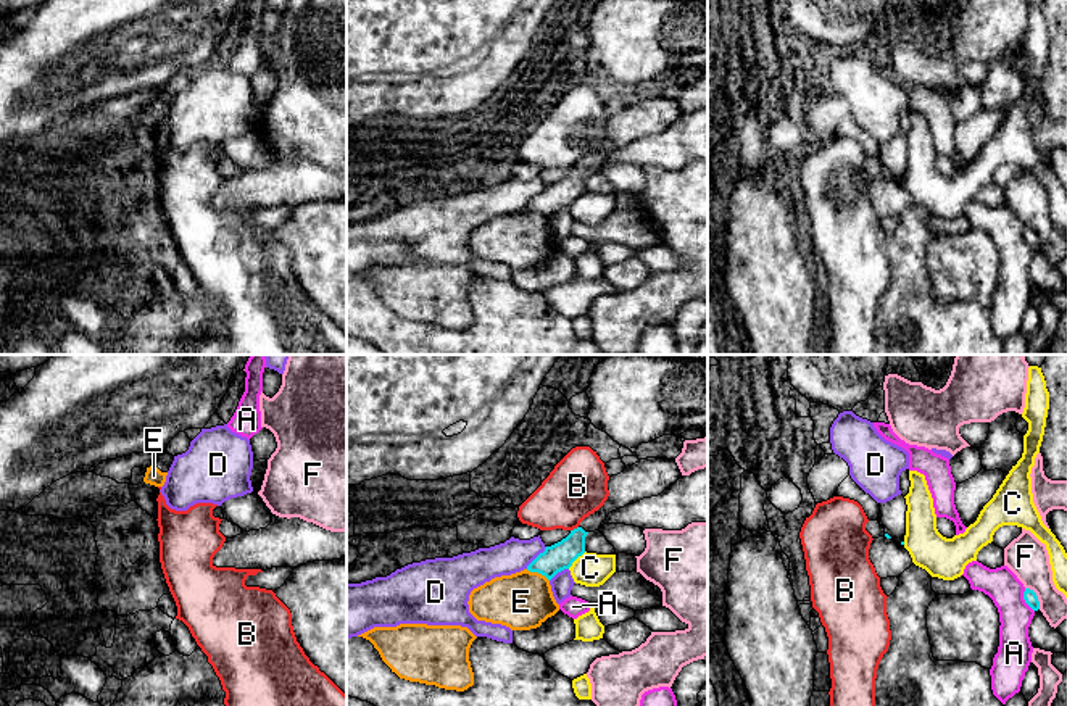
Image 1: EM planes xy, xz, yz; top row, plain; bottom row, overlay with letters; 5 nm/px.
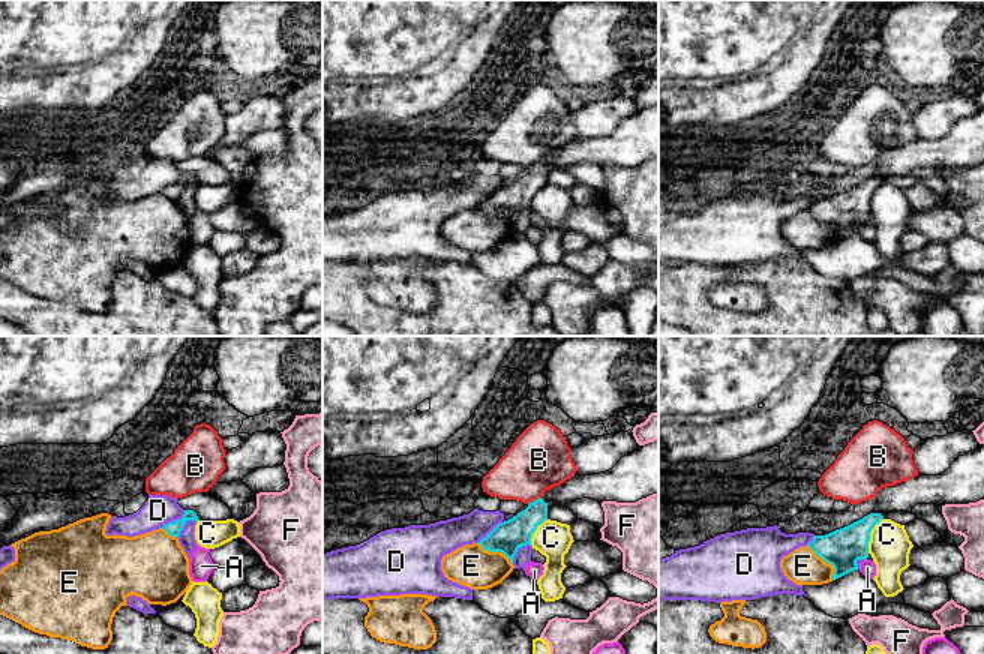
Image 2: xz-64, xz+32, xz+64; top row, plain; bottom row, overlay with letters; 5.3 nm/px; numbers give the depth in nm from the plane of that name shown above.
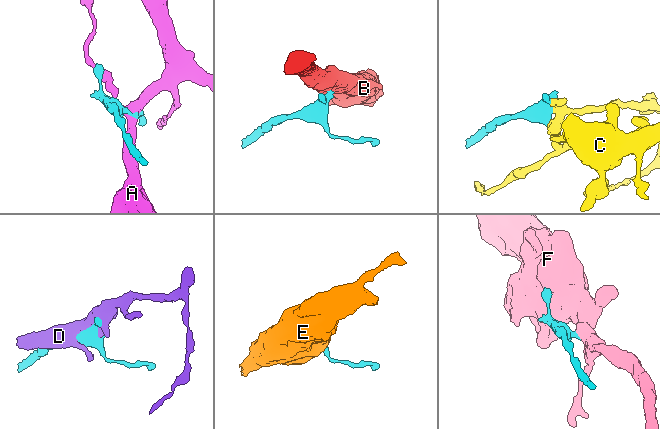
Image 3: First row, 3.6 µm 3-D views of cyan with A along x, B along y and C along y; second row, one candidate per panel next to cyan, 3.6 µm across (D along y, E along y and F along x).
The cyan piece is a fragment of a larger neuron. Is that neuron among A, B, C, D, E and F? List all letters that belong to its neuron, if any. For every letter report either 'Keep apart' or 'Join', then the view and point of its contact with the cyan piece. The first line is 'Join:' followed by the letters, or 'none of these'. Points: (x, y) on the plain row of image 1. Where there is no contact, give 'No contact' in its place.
Join: none of these
A: Keep apart. Touches cyan at yz (1024, 237)
B: Keep apart. Touches cyan at xz (574, 168)
C: Keep apart. Touches cyan at xz (576, 197)
D: Keep apart. Touches cyan at xz (535, 197)
E: Keep apart. Touches cyan at xz (537, 210)
F: Keep apart. Touches cyan at yz (1037, 236)

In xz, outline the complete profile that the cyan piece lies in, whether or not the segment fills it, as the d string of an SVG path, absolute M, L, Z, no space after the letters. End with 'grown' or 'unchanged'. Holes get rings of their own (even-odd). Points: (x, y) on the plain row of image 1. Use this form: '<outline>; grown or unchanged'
M646 97L627 105L621 113L609 116L609 135L604 143L585 156L580 164L561 181L546 185L527 210L538 211L551 219L558 211L569 208L585 192L585 176L606 160L608 153L637 142L643 137L661 134L682 116L675 98Z; grown

